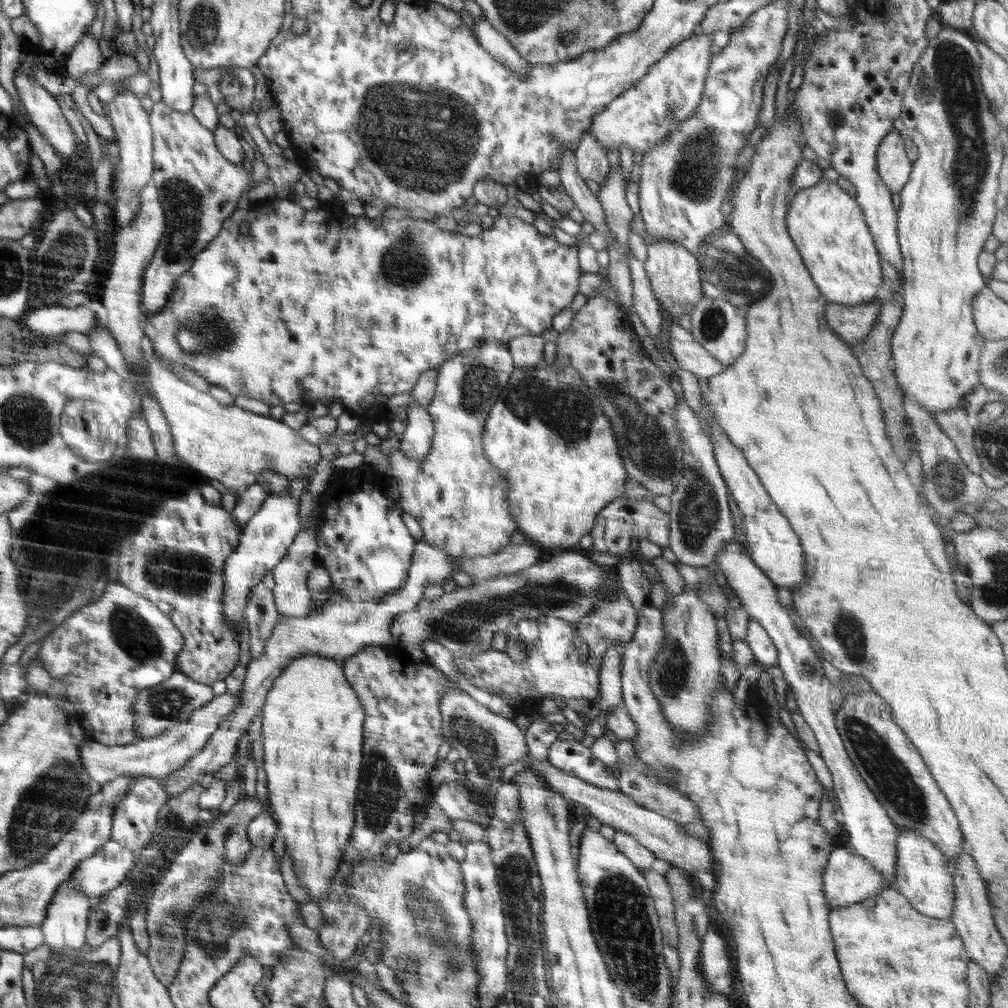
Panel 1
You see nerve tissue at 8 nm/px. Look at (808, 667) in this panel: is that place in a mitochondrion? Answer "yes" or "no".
yes

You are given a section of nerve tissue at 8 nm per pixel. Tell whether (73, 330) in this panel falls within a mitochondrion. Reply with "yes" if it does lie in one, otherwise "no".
no

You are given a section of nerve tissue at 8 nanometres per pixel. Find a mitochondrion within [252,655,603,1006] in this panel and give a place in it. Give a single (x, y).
(423, 908)

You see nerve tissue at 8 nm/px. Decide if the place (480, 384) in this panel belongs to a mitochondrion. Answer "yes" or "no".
yes

